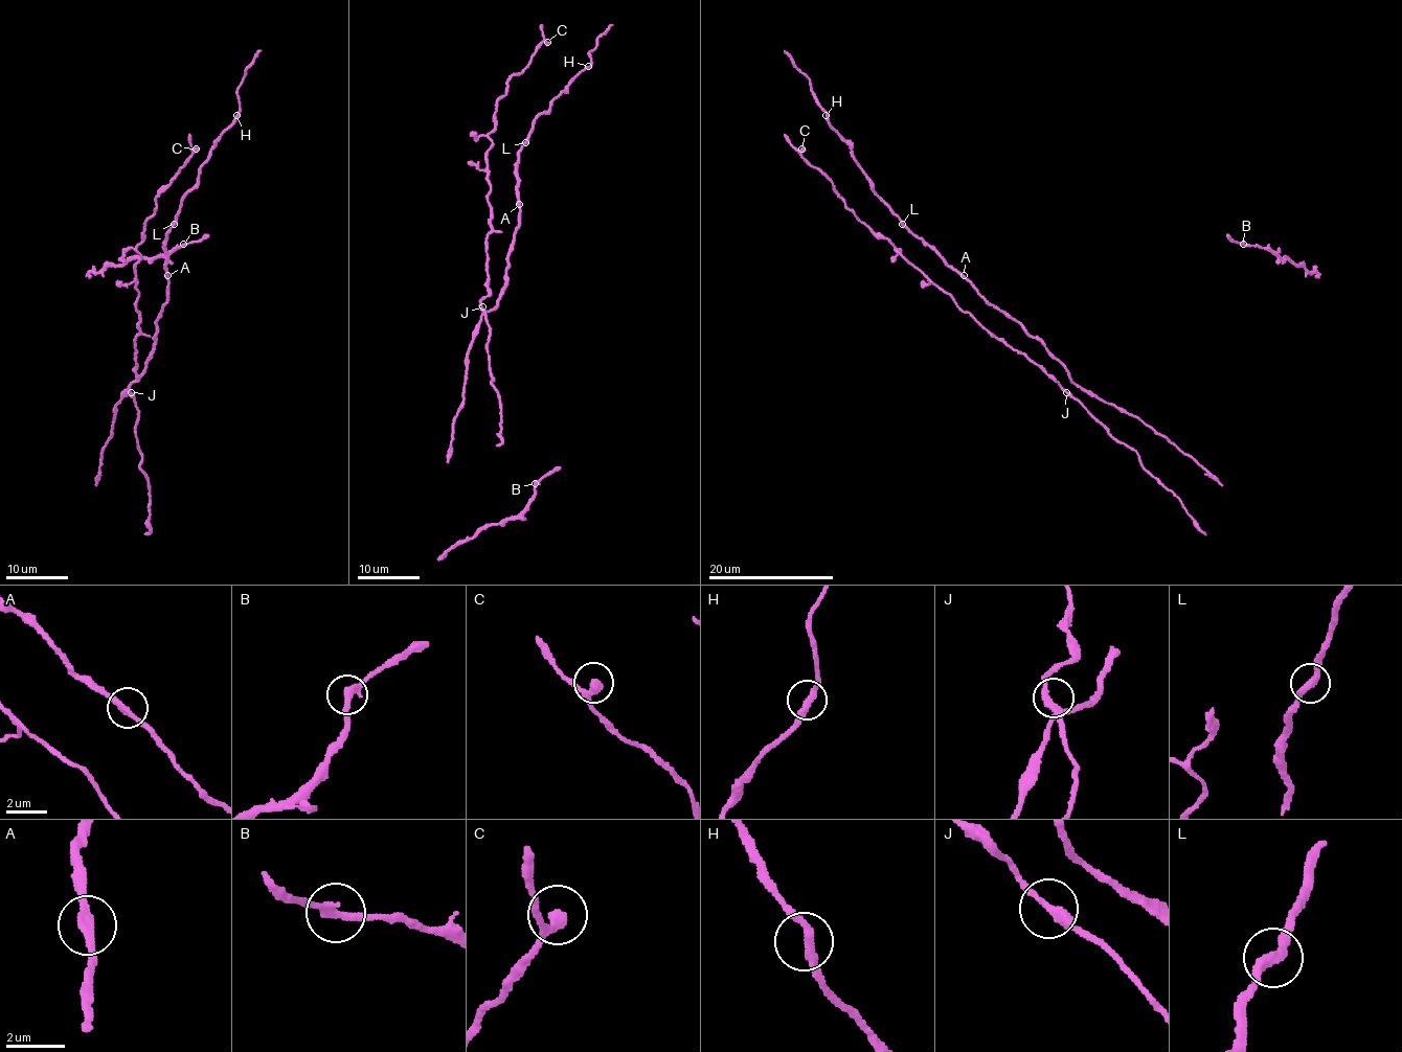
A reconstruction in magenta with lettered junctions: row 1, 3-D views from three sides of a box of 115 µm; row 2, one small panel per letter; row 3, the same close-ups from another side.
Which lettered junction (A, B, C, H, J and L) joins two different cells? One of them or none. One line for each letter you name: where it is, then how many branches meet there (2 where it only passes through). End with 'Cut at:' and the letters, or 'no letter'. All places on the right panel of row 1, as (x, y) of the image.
Cut at: no letter

